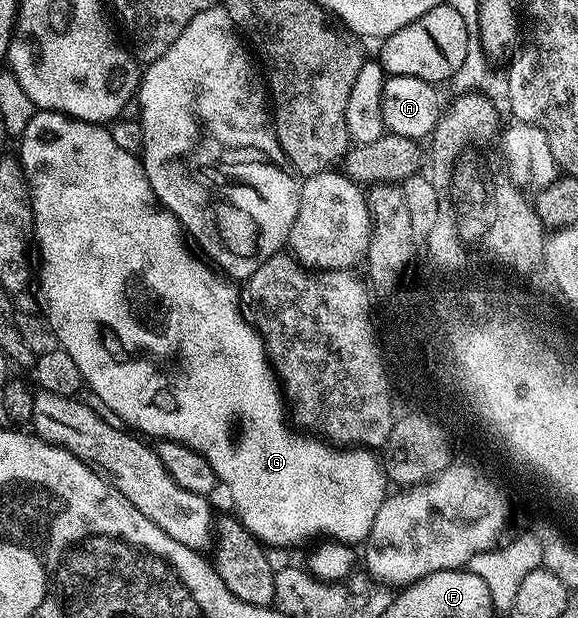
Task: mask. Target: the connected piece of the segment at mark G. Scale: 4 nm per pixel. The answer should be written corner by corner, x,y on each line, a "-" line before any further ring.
53,111
35,112
32,123
24,127
20,141
22,141
22,146
16,150
16,153
22,162
22,171
26,174
27,186
32,190
34,241
37,252
38,249
42,252
42,305
46,308
44,316
46,322
52,327
52,331
57,335
59,346
76,361
88,389
91,389
116,416
123,417
127,421
125,424
131,430
139,434
147,433
147,435
142,435
150,439
165,439
186,445
206,459
224,489
226,485
227,491
230,492
230,497
238,508
236,510
238,520
253,537
258,538
267,546
302,545
309,537
316,536
321,529
323,538
333,539
335,542
365,542
372,523
376,519
379,498
383,496
383,462
378,457
374,458
370,454
373,452
366,447
333,449
332,446
325,445
314,437
286,433
285,427
282,426
284,393
280,388
279,378
266,355
266,346
262,344
262,334
251,322
250,325
246,322
246,317
238,306
238,293
229,285
231,282
225,276
215,272
213,268
206,269
205,260
197,261
190,254
190,249
186,246
188,237
181,222
159,204
141,160
135,154
124,151
115,142
105,124
75,121
65,113

